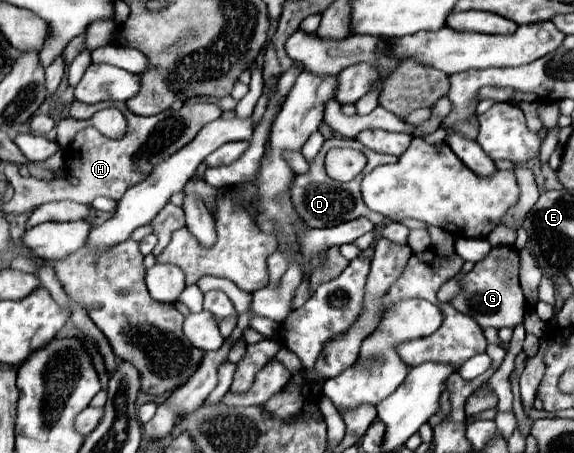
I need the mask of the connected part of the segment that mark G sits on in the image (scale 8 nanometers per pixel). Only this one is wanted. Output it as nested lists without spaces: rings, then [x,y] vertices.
[[[514,247],[492,249],[484,261],[476,263],[474,269],[462,277],[462,291],[452,301],[452,305],[464,315],[470,315],[480,327],[494,327],[494,329],[518,327],[524,321],[526,313],[526,297],[520,289],[518,271],[520,271],[520,253]]]

